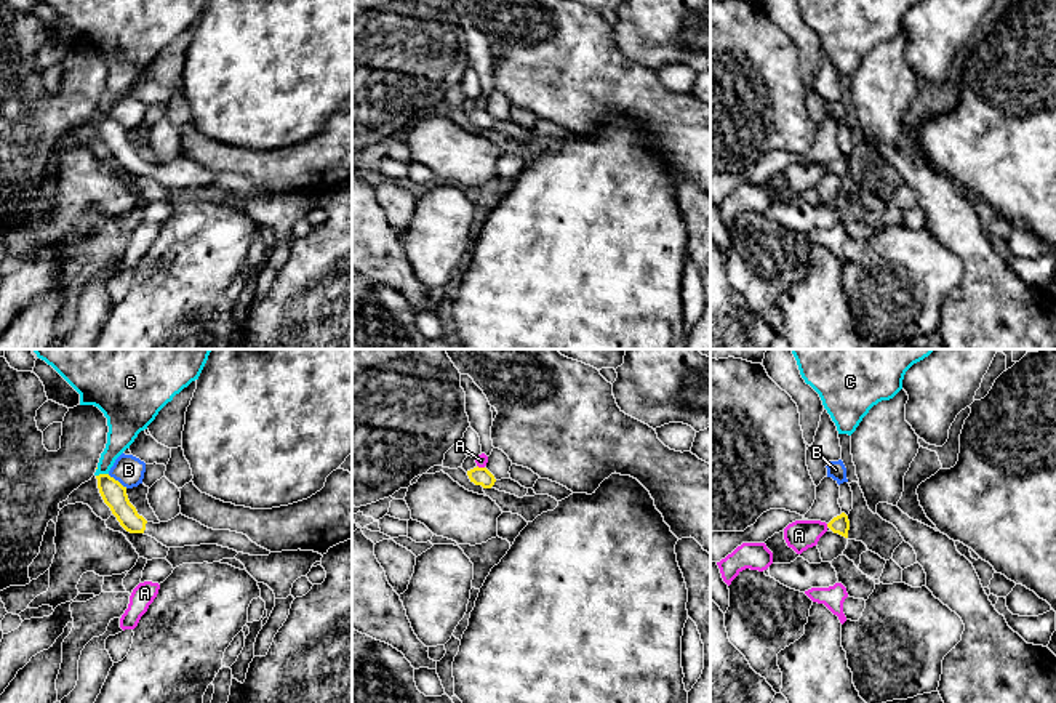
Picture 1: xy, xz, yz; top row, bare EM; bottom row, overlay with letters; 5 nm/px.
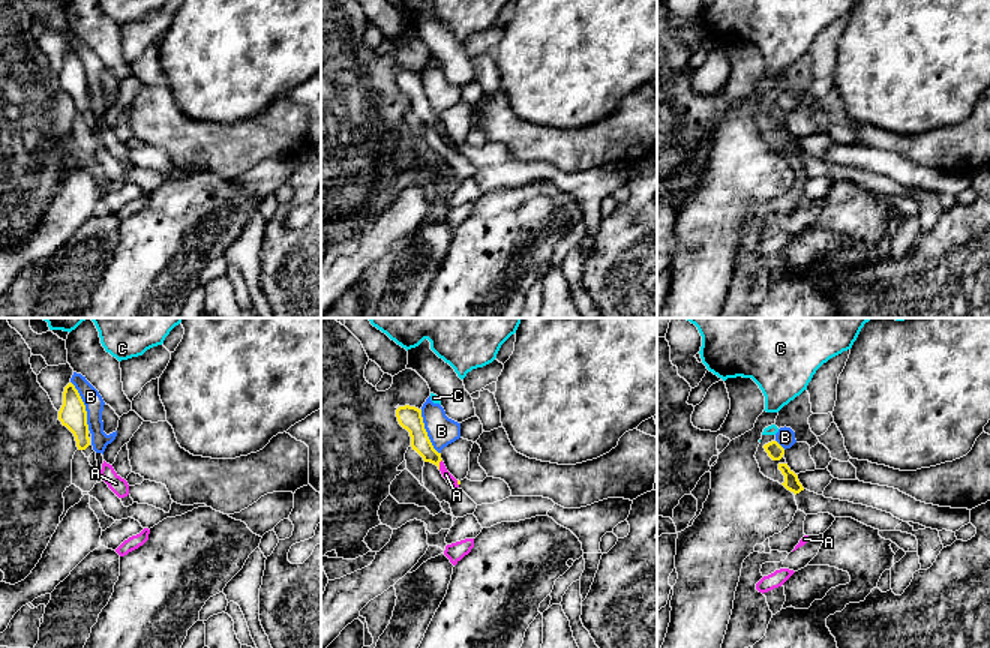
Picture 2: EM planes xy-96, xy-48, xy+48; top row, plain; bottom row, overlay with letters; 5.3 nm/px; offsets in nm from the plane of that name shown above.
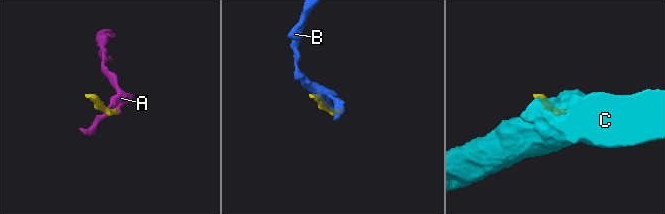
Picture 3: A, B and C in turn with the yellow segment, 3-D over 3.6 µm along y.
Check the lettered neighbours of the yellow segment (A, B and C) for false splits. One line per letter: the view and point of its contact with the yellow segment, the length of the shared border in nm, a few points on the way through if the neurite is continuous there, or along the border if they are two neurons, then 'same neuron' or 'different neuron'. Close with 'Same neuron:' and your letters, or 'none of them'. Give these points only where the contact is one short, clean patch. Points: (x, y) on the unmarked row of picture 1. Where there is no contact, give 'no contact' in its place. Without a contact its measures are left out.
A: xz (480, 109) | 40 nm | along xz (477, 106), (484, 109) | different neuron
B: xy (117, 122) | 120 nm | different neuron
C: xy (101, 116) | 70 nm | along xy (108, 114), (96, 117) | different neuron
Same neuron: none of them

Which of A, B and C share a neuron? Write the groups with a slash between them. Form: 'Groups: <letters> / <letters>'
Groups: A B / C

